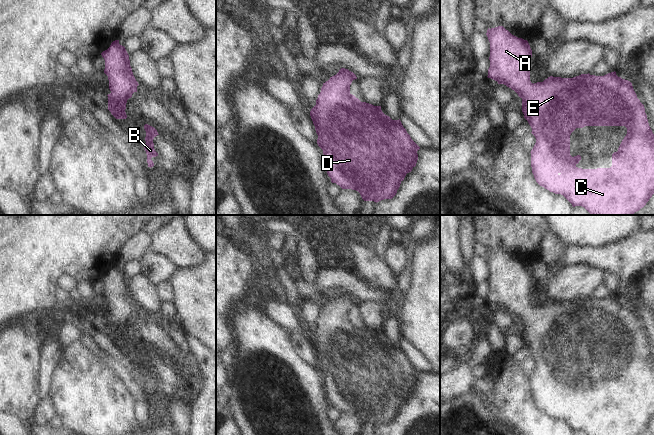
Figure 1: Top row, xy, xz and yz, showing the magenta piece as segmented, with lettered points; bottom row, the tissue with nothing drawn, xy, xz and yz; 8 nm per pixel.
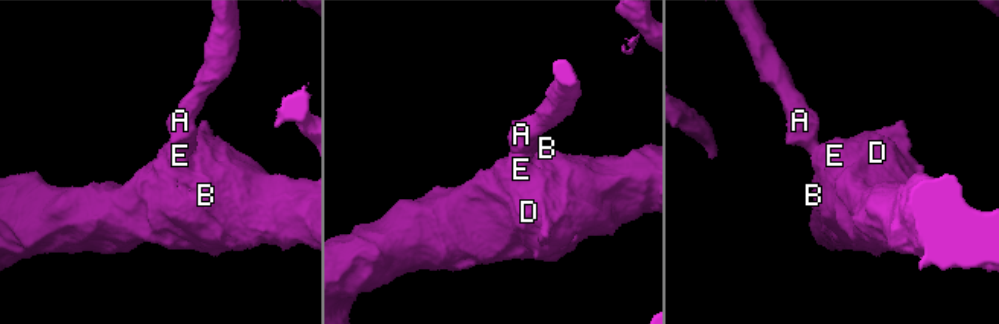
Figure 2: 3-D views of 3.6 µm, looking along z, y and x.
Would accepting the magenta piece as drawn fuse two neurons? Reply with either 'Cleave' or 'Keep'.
Keep.

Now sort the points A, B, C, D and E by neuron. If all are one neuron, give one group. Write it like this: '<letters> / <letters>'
A B C D E

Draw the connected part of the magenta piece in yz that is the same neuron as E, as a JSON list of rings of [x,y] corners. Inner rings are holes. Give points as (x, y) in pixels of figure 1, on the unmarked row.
[[[498,250],[491,253],[488,252],[486,259],[490,266],[490,291],[488,293],[487,301],[497,305],[498,308],[506,309],[518,318],[518,320],[522,323],[522,336],[524,338],[524,342],[528,345],[532,352],[531,357],[536,362],[536,367],[530,376],[532,397],[536,406],[550,416],[563,419],[573,431],[582,430],[587,435],[639,435],[641,432],[643,432],[654,418],[654,358],[649,350],[644,329],[637,322],[632,307],[628,304],[618,301],[614,295],[604,300],[595,300],[590,299],[589,297],[581,298],[573,302],[550,300],[543,306],[533,308],[530,305],[530,285],[532,281],[532,274],[528,265],[512,259],[503,250]],[[585,350],[625,350],[627,352],[627,358],[622,364],[618,375],[612,378],[612,390],[610,392],[582,393],[576,390],[581,384],[581,380],[577,379],[572,381],[570,379],[570,359],[576,352],[583,352]]]

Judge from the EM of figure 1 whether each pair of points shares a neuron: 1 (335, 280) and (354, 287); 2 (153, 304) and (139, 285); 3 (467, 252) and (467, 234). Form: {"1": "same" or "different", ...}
{"1": "same", "2": "same", "3": "same"}

